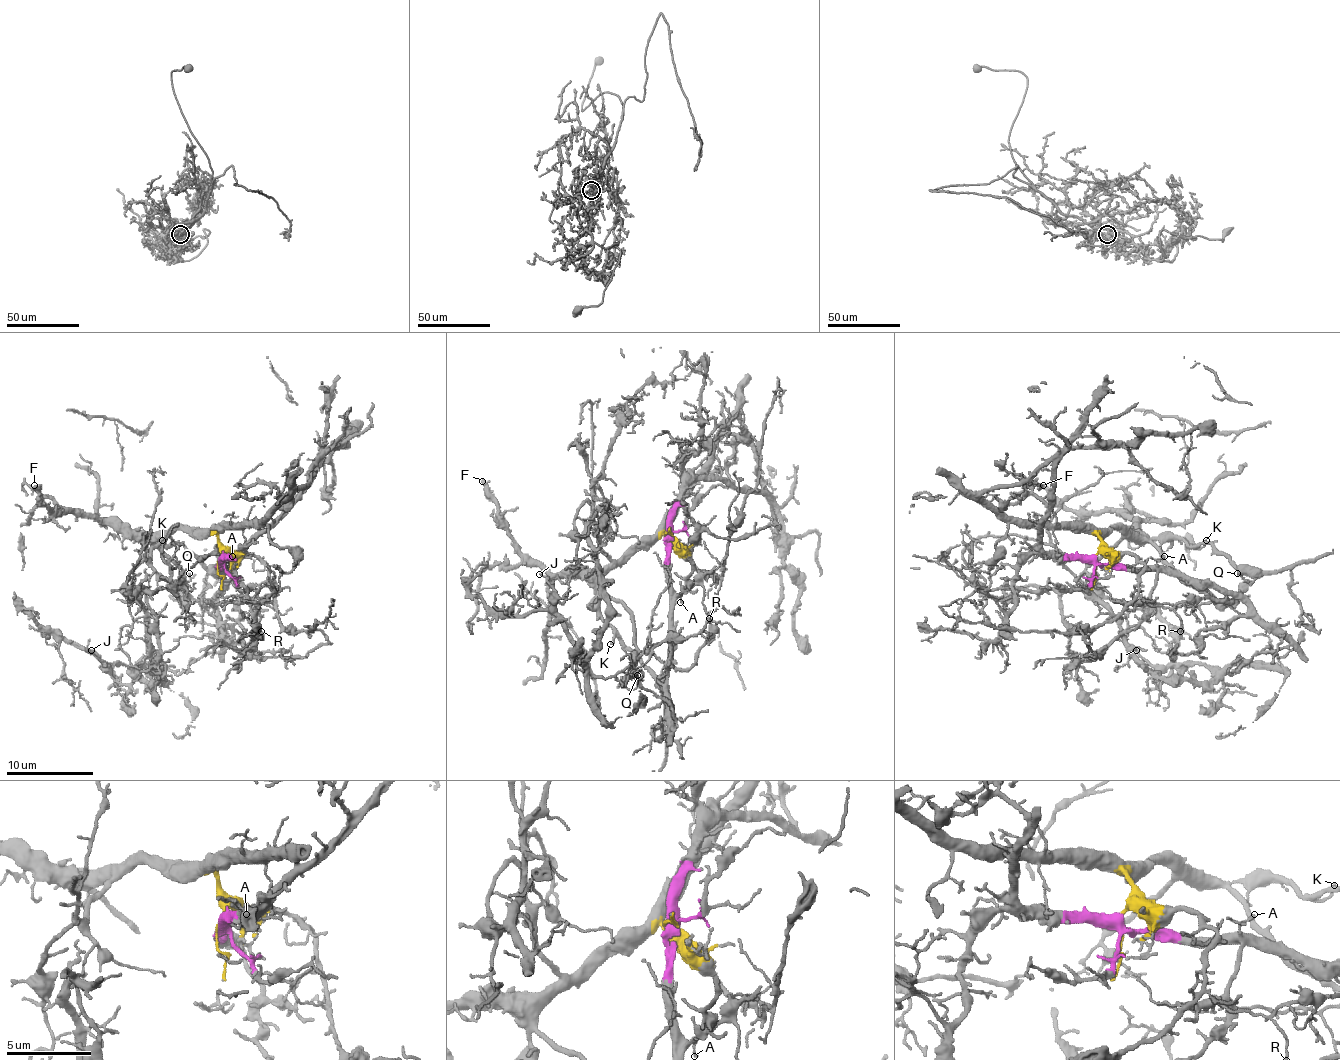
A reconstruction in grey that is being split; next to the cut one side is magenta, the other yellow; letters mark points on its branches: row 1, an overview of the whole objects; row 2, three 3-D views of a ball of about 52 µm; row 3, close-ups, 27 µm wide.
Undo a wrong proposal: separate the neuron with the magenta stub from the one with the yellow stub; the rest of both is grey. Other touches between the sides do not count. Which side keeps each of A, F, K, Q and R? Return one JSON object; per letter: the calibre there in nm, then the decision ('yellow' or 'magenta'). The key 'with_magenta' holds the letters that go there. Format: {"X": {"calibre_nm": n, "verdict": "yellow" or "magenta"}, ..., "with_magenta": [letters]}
{"A": {"calibre_nm": 120, "verdict": "magenta"}, "F": {"calibre_nm": 360, "verdict": "yellow"}, "K": {"calibre_nm": 130, "verdict": "yellow"}, "Q": {"calibre_nm": 110, "verdict": "yellow"}, "R": {"calibre_nm": 110, "verdict": "magenta"}, "with_magenta": ["A", "R"]}

